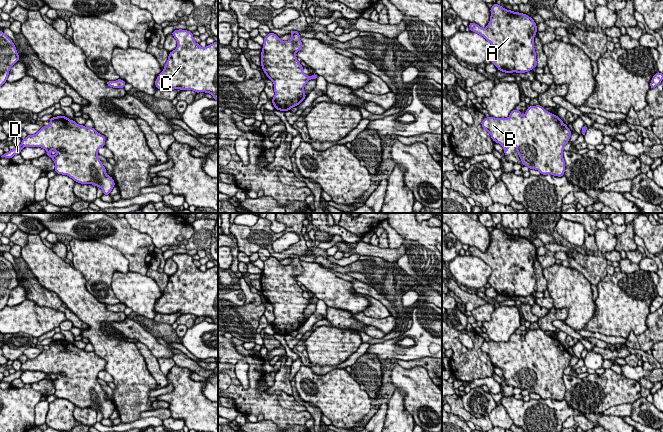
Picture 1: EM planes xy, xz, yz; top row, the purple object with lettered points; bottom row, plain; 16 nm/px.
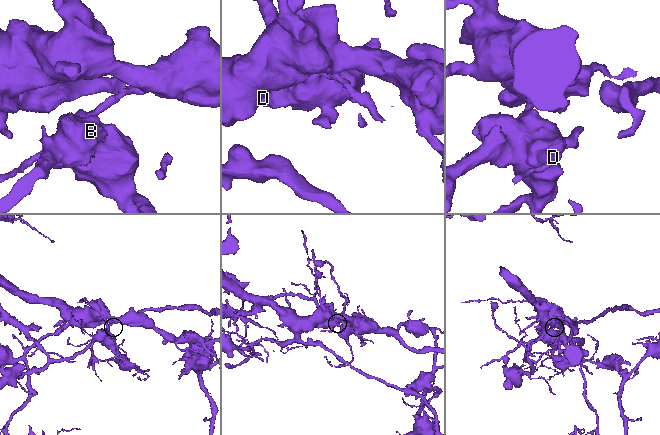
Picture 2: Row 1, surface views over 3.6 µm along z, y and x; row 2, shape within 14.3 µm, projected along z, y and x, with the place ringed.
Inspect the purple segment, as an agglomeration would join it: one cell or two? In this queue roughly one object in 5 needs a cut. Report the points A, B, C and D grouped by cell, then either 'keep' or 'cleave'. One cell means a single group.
groups A B C D; keep

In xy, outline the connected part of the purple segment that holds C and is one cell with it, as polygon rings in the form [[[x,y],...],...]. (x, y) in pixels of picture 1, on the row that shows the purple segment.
[[[178,29],[171,34],[177,40],[177,48],[169,53],[163,71],[155,80],[156,88],[210,93],[218,101],[218,42],[203,48],[195,42],[193,33],[188,30]]]

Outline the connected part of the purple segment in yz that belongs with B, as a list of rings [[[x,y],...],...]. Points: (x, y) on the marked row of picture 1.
[[[540,104],[529,106],[524,116],[521,111],[514,109],[508,118],[485,117],[481,126],[491,135],[494,142],[503,147],[505,155],[510,146],[516,146],[522,165],[538,170],[541,175],[564,176],[566,164],[563,150],[572,132],[557,115],[546,111]]]

